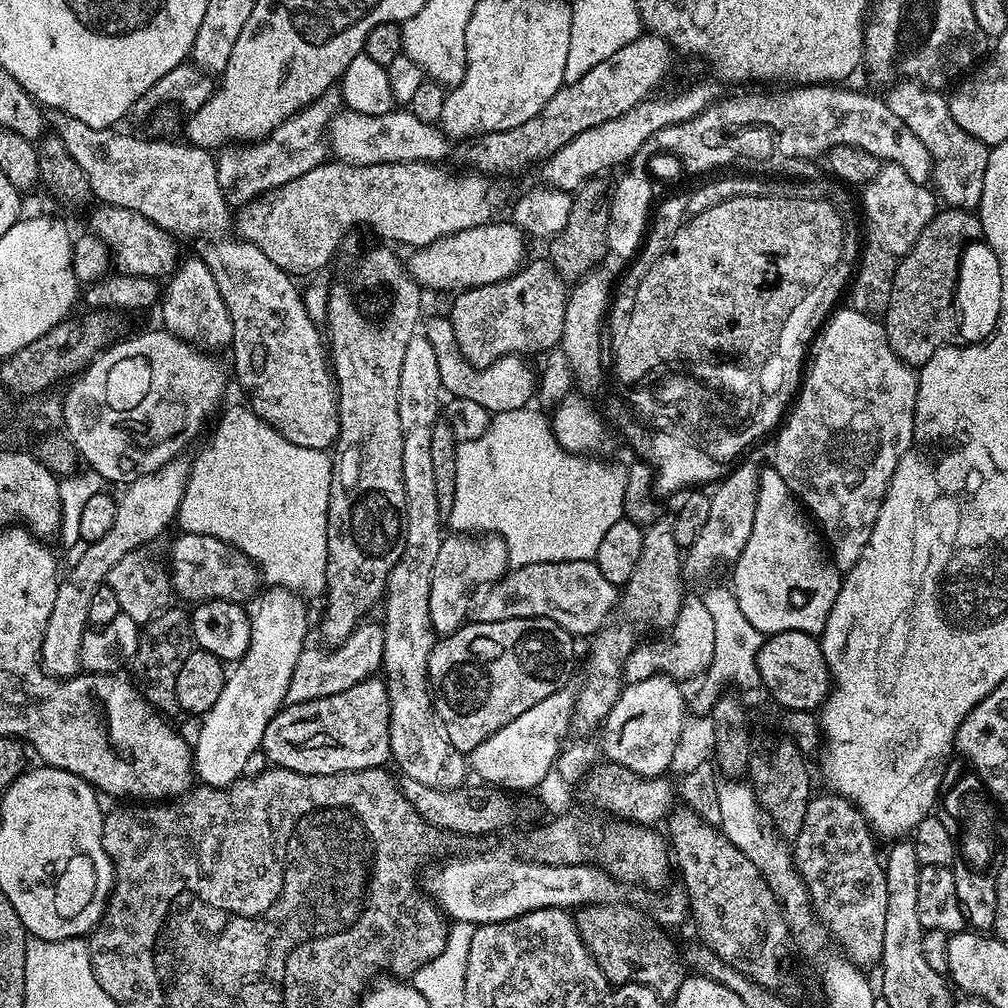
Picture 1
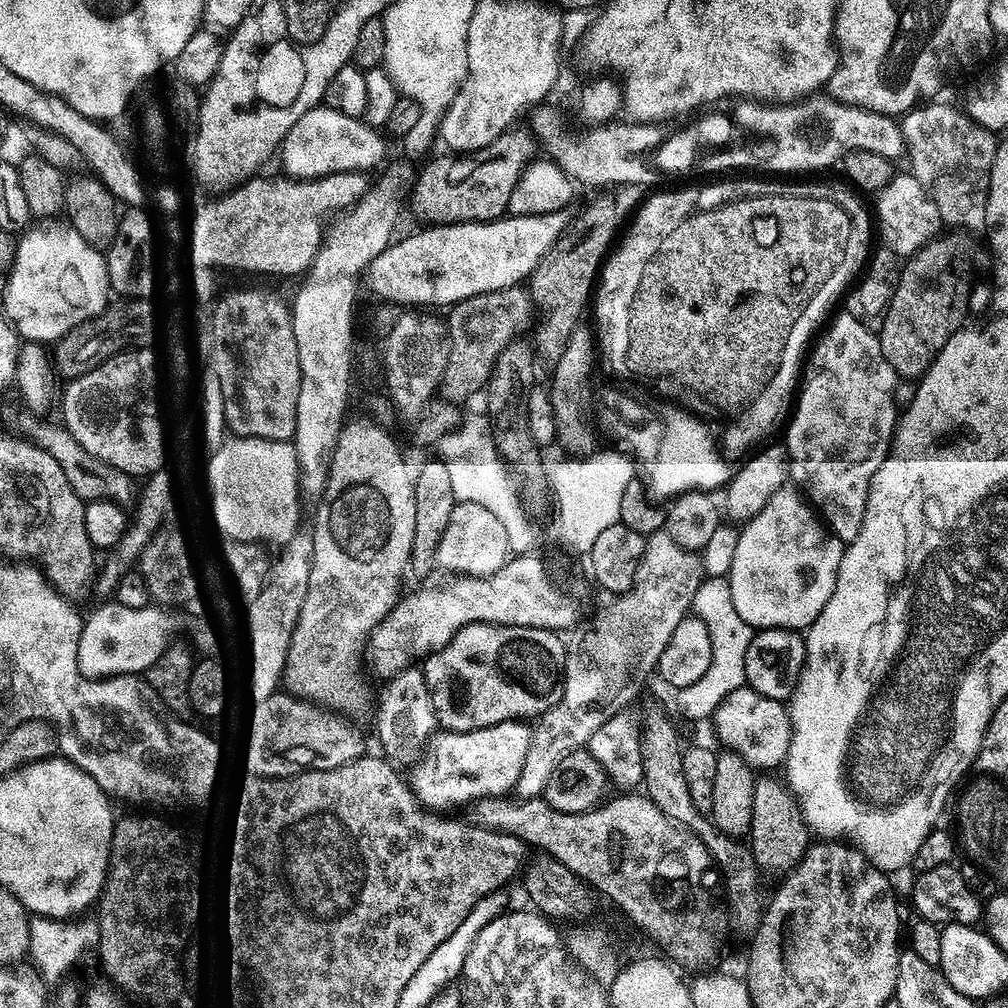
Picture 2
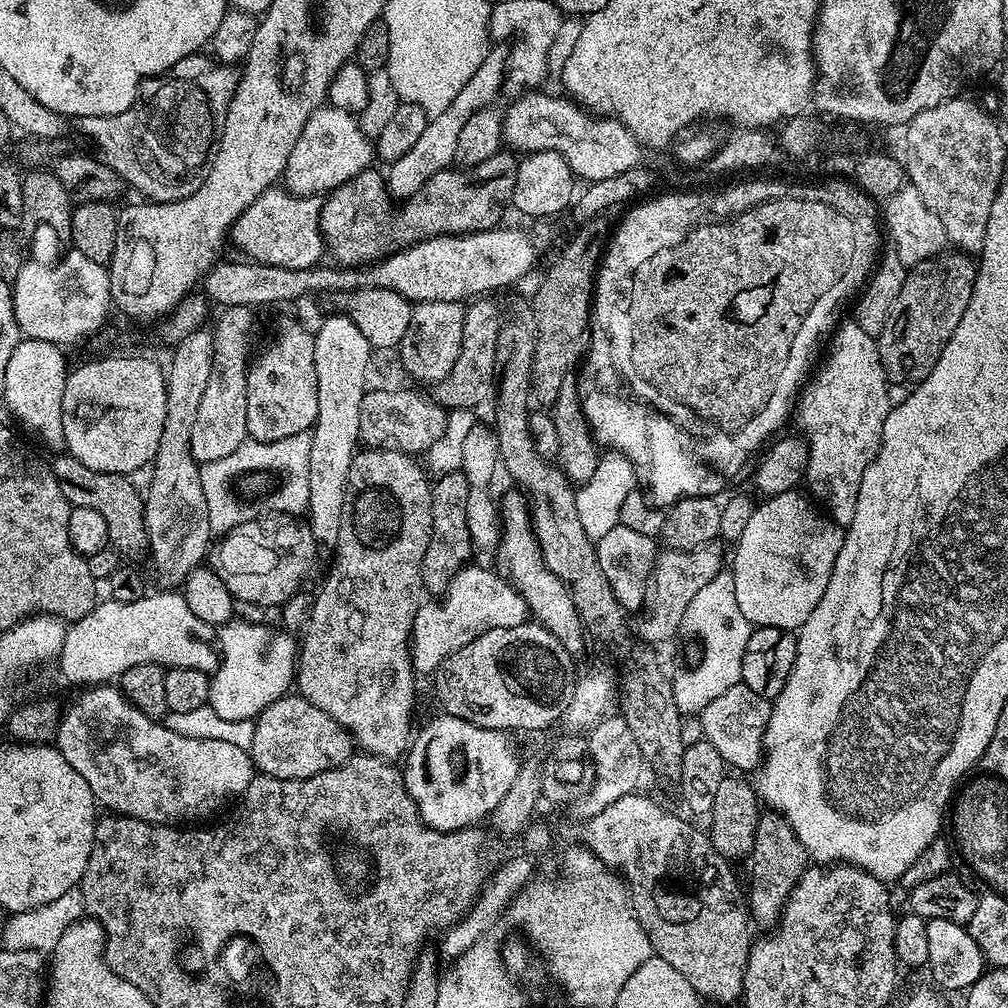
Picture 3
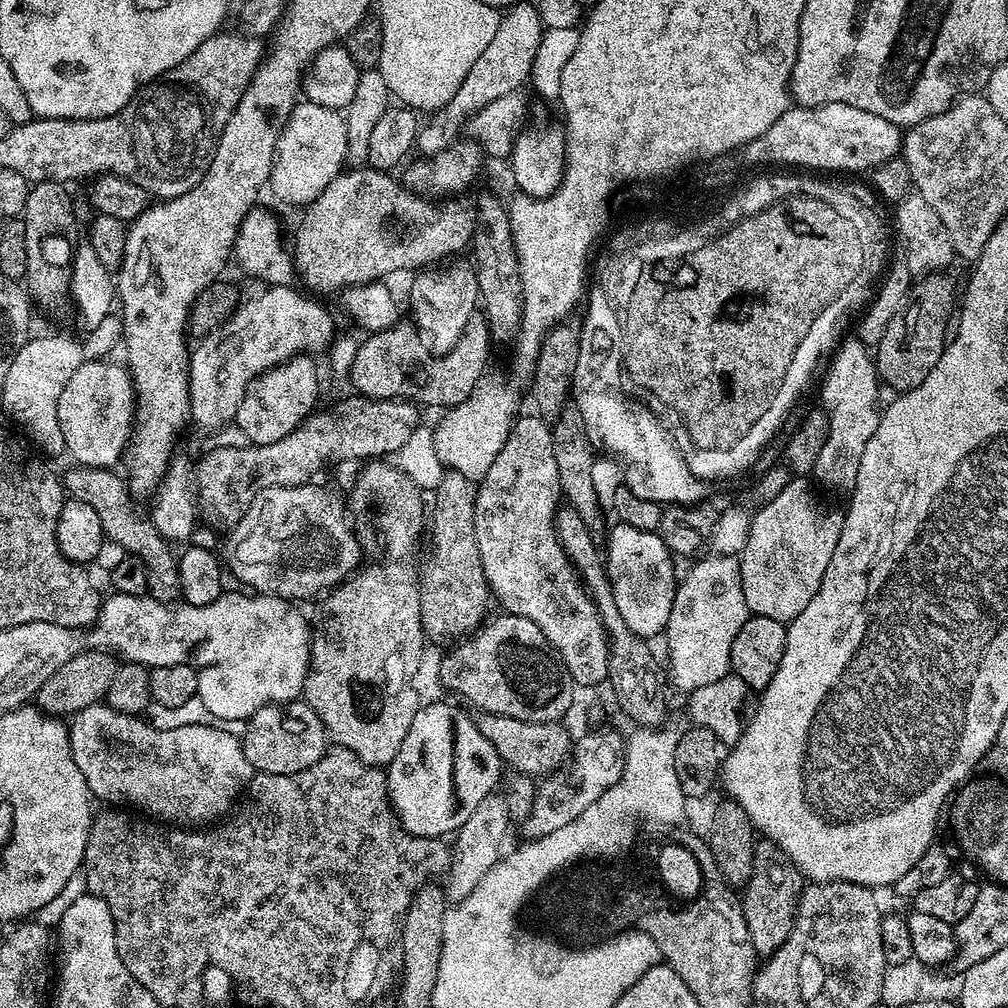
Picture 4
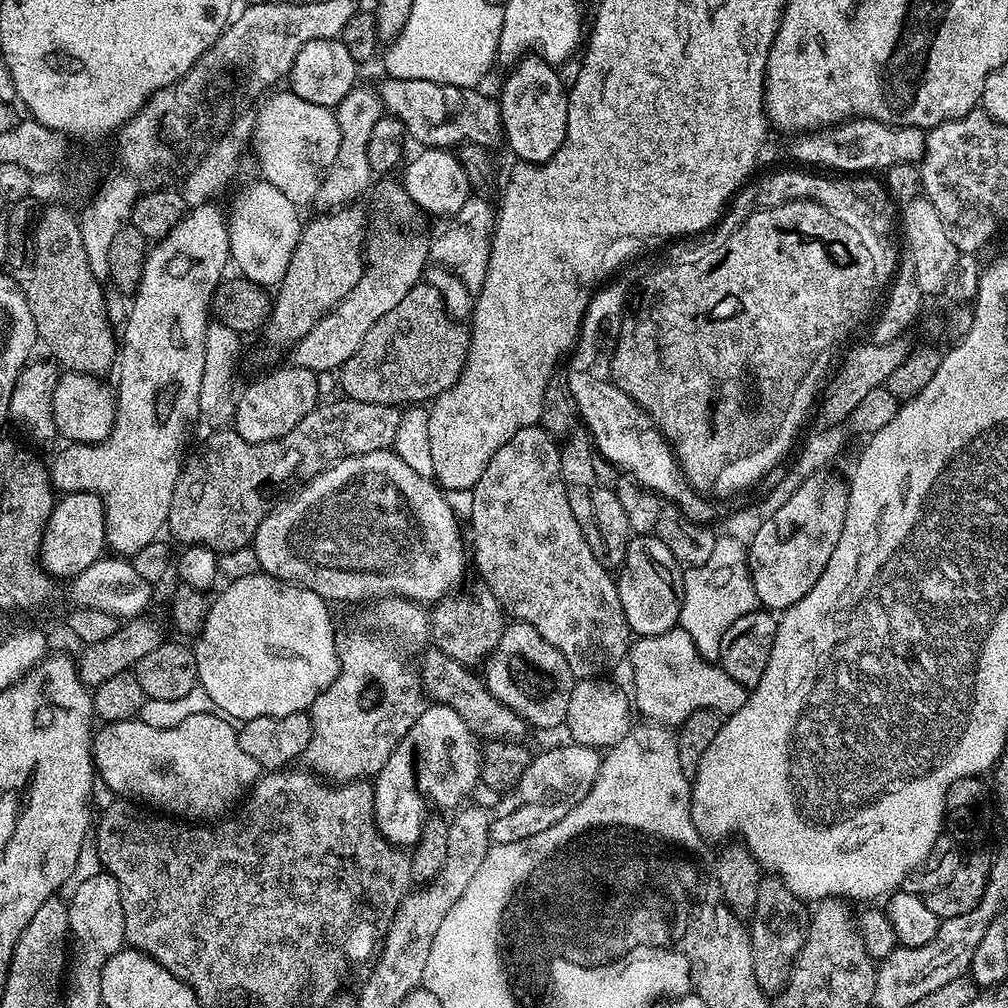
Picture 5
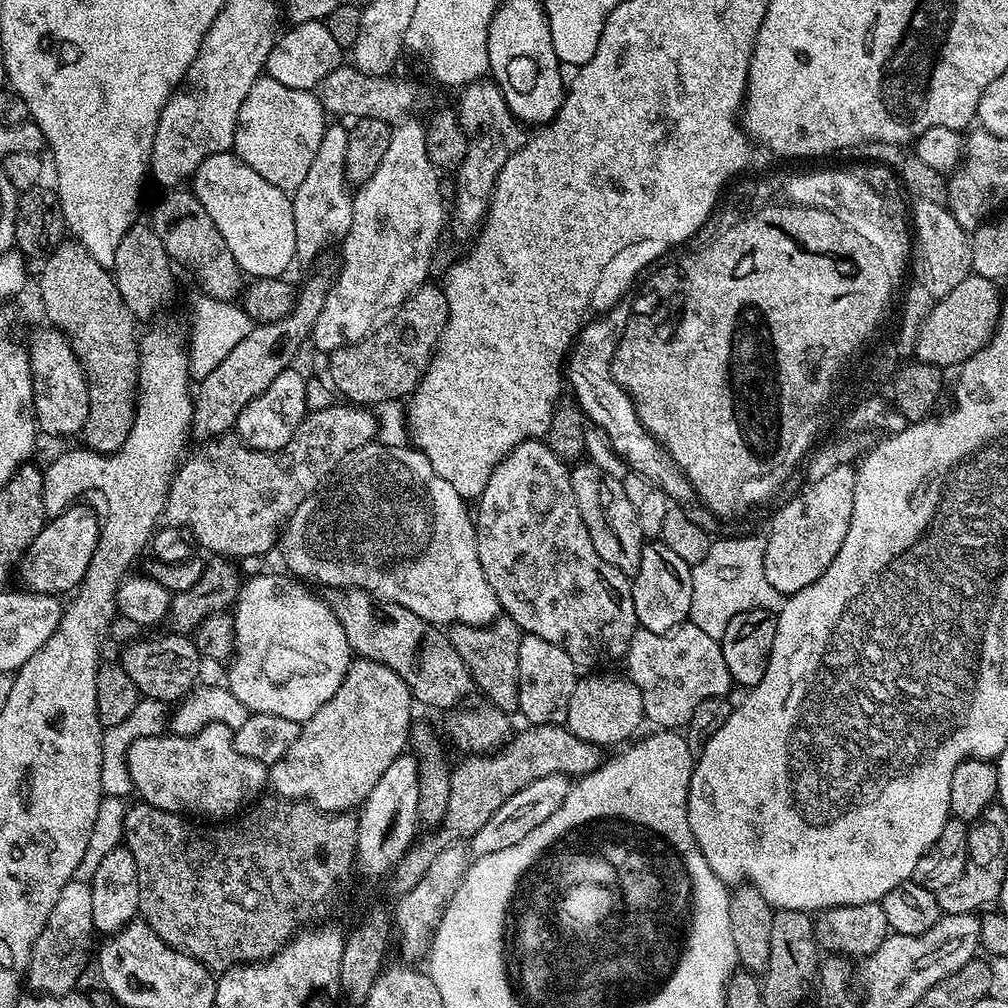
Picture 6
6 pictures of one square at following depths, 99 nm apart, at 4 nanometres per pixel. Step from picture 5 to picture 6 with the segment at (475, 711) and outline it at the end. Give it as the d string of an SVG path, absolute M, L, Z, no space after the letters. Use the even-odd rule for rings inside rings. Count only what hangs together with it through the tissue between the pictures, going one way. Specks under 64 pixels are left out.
M360 588L333 589L326 599L338 622L342 623L353 655L389 666L406 682L419 705L422 703L446 712L465 703L464 700L472 692L475 693L476 687L469 668L441 627L419 618L413 611L397 603L377 600Z

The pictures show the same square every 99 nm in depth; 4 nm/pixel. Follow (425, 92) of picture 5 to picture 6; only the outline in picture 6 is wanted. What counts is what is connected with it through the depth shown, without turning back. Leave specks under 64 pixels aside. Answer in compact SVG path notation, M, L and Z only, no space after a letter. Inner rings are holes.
M338 64L334 71L331 71L330 74L324 76L323 82L320 83L320 87L316 90L317 96L320 100L320 104L323 106L325 113L328 113L329 115L336 114L338 118L344 118L340 116L352 116L351 119L359 120L362 117L378 117L380 120L387 120L389 122L396 122L399 121L403 116L409 115L411 112L409 112L418 102L418 100L421 98L422 94L420 92L420 88L418 85L412 83L412 82L406 82L404 80L394 80L394 77L392 76L368 76L364 72L359 71L355 65L352 64Z

